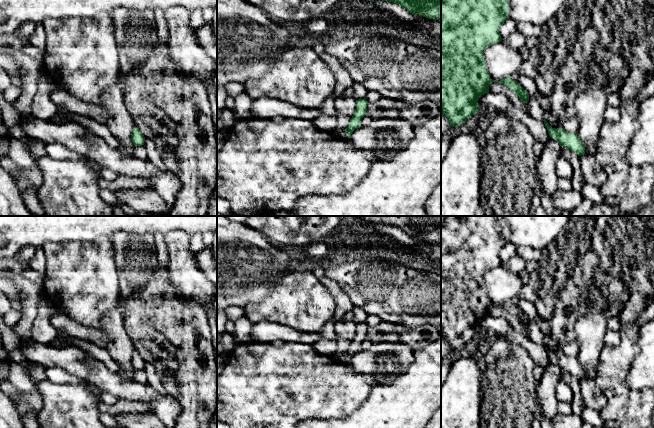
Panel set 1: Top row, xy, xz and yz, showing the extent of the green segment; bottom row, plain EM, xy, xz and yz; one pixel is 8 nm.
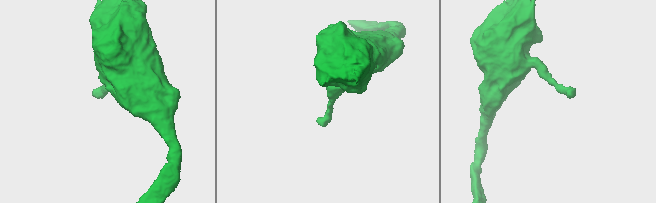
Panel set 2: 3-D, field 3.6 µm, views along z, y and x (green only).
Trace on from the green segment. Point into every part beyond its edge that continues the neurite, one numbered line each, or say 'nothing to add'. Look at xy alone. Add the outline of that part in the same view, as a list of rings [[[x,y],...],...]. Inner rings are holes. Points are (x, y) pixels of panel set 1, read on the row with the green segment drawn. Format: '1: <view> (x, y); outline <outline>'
nothing to add

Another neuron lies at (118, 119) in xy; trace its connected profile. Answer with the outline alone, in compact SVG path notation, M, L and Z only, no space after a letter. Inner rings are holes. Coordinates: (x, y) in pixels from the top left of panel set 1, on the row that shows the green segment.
M120 83L105 89L101 96L101 107L106 112L106 125L119 141L118 152L133 157L135 145L131 140L134 121L124 105L124 94Z

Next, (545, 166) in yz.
M549 136L548 142L543 146L539 160L536 161L536 170L542 186L542 191L550 198L558 190L558 176L555 171L555 164L560 156L560 144Z

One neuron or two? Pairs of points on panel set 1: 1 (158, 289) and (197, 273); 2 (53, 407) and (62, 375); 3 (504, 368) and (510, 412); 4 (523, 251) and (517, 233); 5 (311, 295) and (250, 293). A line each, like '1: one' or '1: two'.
1: two
2: two
3: one
4: two
5: two

